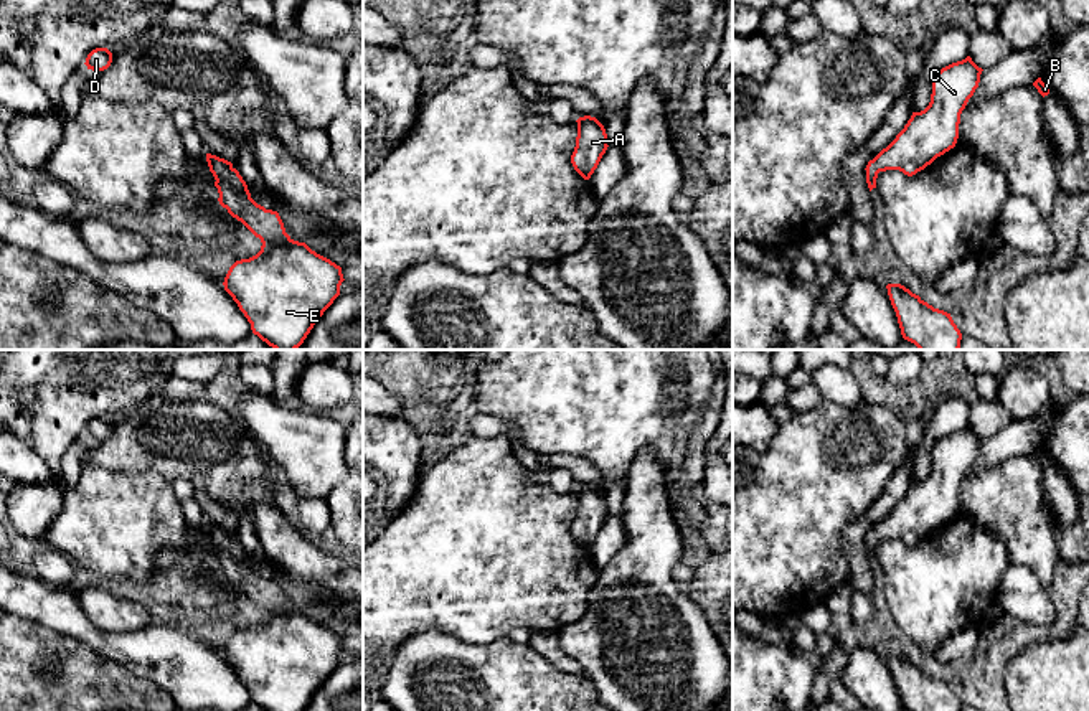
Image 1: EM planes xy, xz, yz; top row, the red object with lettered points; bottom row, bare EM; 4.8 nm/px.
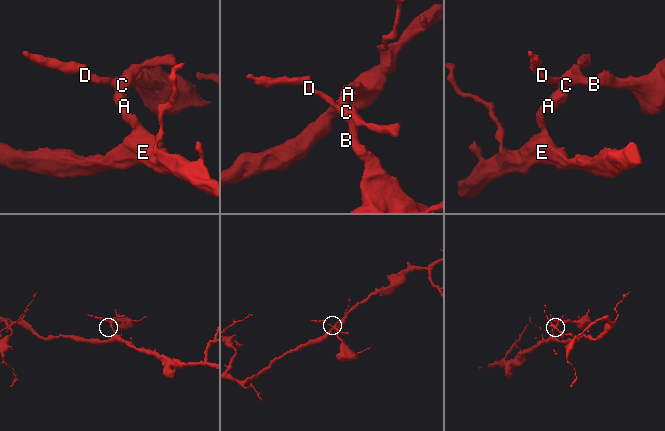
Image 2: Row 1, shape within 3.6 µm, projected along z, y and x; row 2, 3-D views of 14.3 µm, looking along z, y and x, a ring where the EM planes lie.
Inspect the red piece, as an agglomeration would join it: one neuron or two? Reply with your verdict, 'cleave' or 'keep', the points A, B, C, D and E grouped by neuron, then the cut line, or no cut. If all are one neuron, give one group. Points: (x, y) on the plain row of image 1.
keep; A B C D E; no cut

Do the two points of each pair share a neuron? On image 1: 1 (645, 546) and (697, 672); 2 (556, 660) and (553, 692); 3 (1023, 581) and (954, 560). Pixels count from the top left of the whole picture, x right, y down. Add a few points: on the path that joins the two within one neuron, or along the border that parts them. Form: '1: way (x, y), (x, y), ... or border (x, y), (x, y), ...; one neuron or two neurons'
1: way (655, 578), (680, 606), (693, 640); one neuron
2: border (527, 644), (555, 667), (583, 677); two neurons
3: border (1008, 565), (992, 602); two neurons

